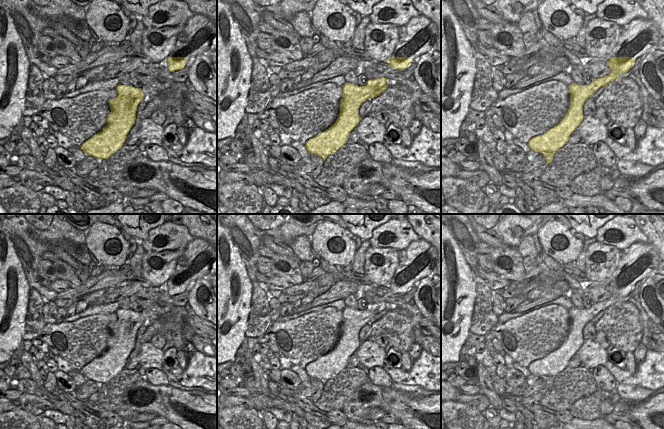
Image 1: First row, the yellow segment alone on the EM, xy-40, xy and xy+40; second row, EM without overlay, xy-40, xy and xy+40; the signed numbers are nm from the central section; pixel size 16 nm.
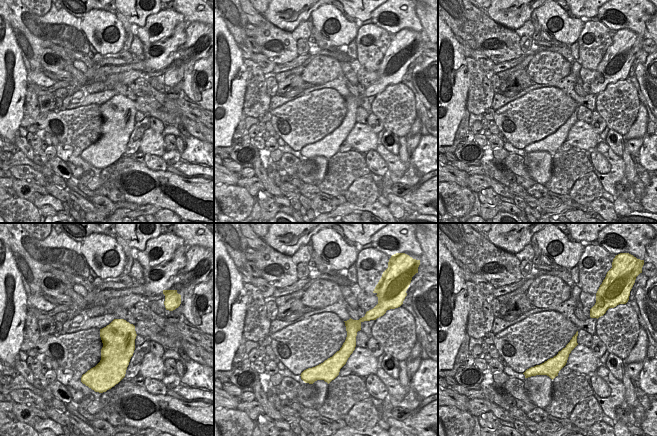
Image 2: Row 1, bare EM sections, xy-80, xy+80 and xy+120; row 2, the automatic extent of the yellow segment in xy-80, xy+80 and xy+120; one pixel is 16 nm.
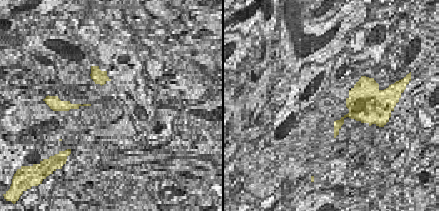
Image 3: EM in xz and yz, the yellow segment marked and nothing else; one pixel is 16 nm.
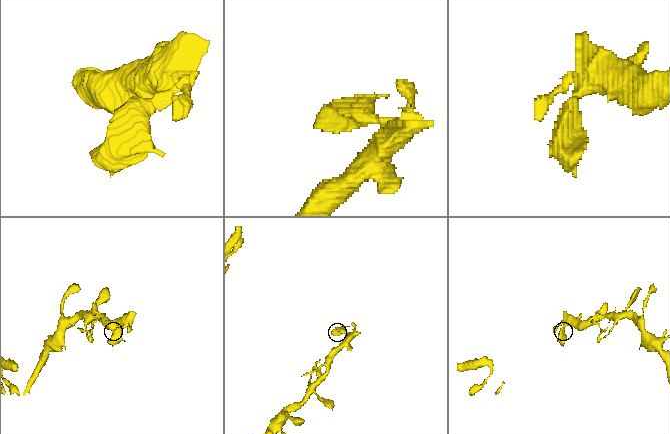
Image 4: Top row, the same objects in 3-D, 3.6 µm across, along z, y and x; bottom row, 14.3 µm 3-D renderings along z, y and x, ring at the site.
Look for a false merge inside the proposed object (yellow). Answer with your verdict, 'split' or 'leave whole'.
leave whole

